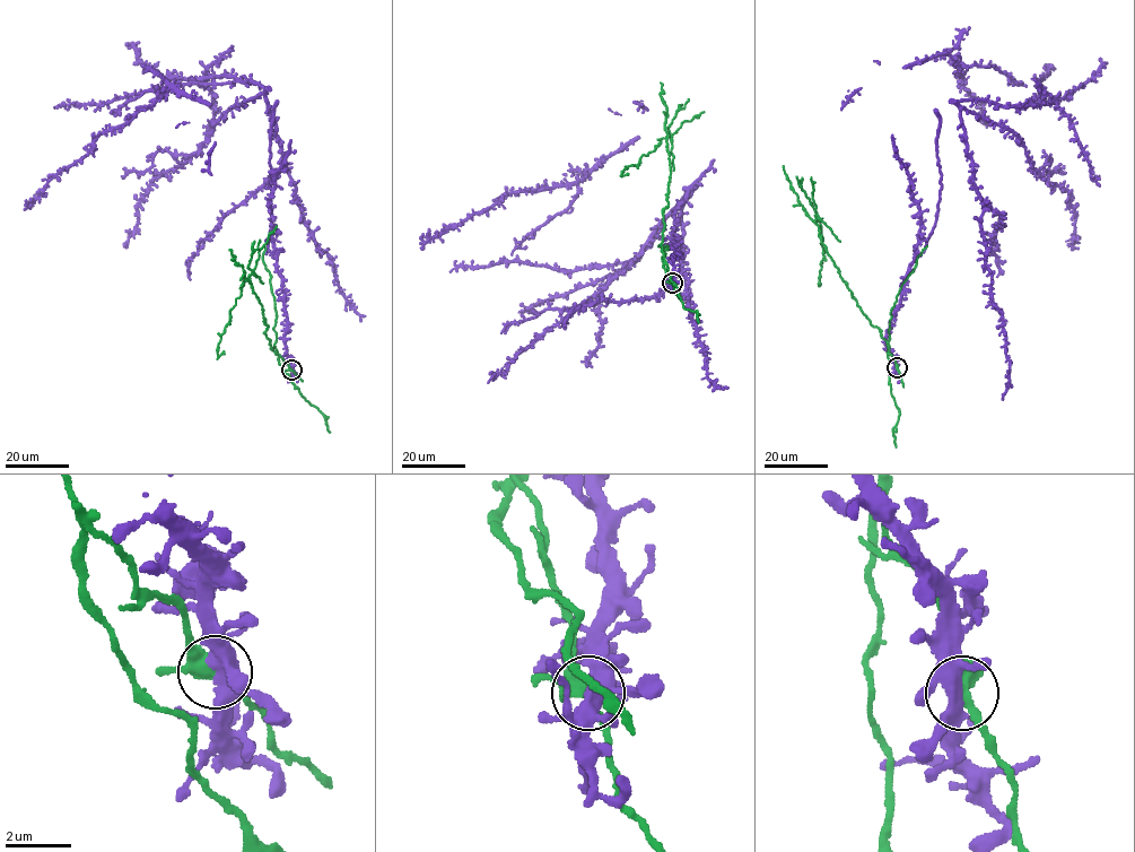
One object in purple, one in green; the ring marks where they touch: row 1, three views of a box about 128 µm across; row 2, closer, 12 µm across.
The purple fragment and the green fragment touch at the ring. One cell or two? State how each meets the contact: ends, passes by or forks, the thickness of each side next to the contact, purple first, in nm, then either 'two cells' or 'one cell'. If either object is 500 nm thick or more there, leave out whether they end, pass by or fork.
purple forks there; green forks there; 400 nm thick on the purple side, 320 nm on the other; two cells

